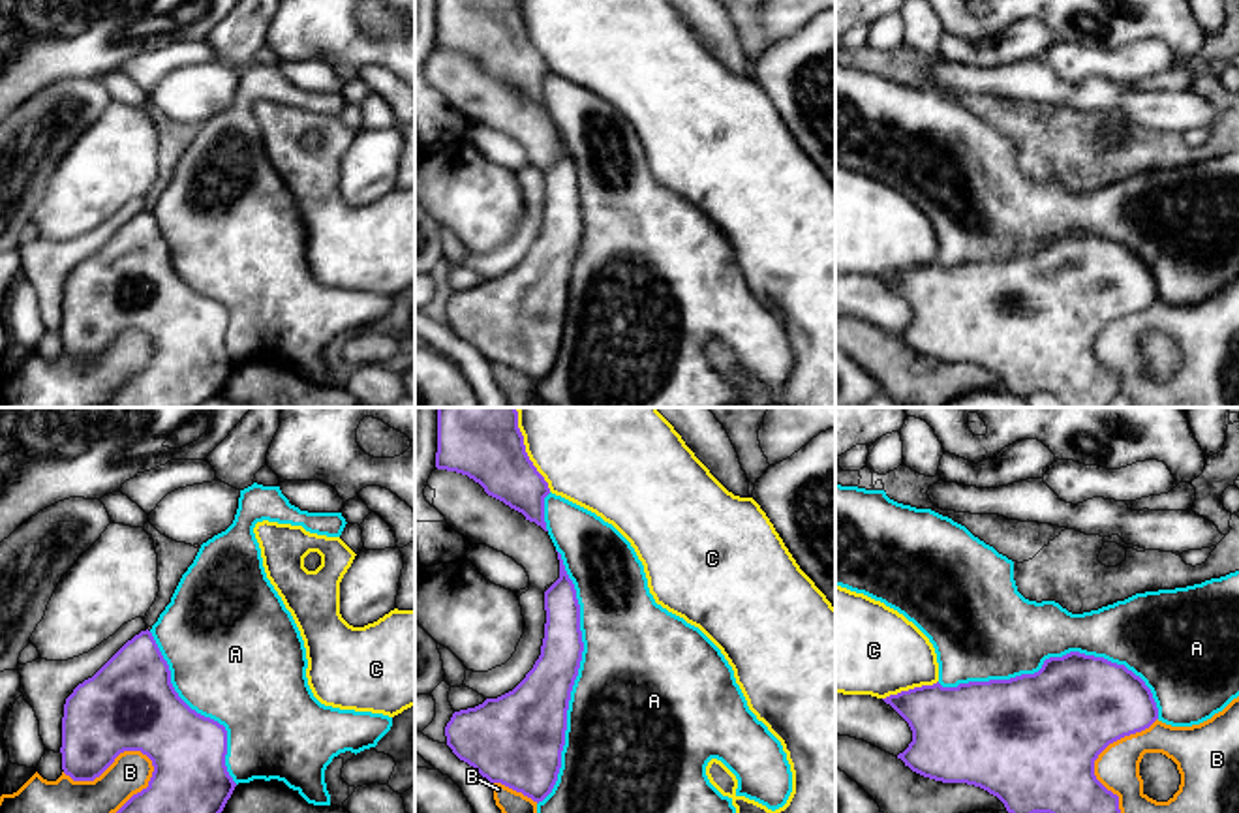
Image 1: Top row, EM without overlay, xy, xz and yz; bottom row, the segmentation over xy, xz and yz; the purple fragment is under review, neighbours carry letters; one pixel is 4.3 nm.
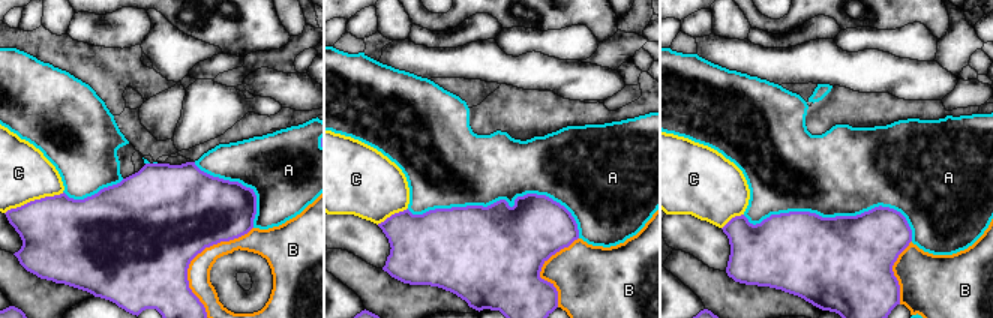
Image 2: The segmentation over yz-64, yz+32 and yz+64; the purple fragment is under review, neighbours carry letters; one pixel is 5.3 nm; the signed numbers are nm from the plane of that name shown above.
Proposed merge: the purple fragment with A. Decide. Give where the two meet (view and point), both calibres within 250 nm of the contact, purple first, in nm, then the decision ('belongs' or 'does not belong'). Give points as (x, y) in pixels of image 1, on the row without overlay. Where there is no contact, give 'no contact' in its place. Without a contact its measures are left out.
contact xz (577, 254); calibres 280 and 500 nm; belongs

